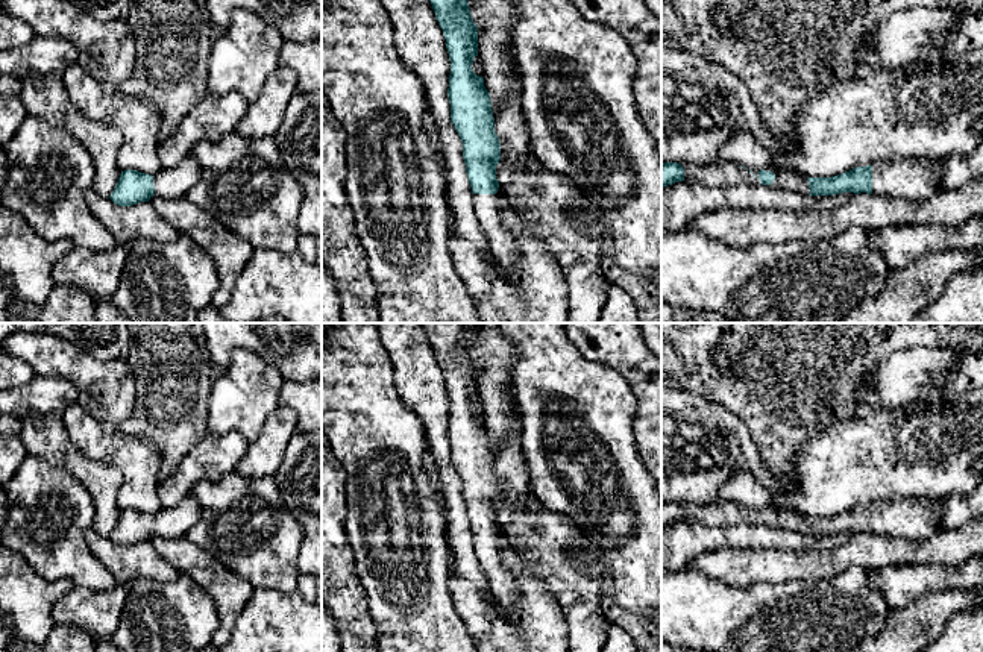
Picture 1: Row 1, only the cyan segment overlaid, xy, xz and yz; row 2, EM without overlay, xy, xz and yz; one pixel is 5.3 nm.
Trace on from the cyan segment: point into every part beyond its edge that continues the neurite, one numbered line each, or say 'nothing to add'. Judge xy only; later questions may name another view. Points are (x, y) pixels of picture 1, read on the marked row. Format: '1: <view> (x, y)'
1: xy (175, 182)

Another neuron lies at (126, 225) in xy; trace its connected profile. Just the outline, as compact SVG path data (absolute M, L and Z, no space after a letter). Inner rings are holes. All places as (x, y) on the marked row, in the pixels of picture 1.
M93 188L83 193L83 199L94 218L109 230L120 246L129 247L138 240L171 243L181 235L177 229L153 209L150 202L118 206L109 197L97 194Z

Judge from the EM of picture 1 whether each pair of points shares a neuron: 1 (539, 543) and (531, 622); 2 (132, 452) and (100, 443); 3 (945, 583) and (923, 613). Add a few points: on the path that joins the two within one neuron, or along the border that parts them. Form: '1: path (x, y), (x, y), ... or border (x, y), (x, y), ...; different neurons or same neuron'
1: border (515, 548), (559, 604); different neurons
2: path (125, 452), (108, 446); same neuron
3: border (967, 589), (927, 592), (906, 604); different neurons

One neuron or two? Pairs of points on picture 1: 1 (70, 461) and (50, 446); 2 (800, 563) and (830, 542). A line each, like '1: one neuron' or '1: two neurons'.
1: one neuron
2: two neurons

